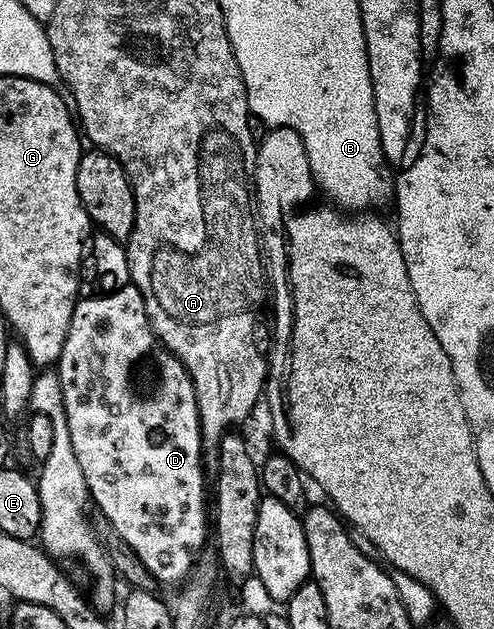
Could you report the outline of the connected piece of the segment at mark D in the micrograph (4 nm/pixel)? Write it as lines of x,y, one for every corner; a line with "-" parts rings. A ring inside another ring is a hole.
133,284
124,285
119,291
105,293
101,297
82,296
78,300
71,315
71,327
67,331
67,339
63,343
63,351
61,358
57,360
55,372
62,385
63,407
67,411
67,431
71,431
71,447
75,447
75,459
79,459
79,467
83,467
83,479
87,479
89,496
96,512
98,509
109,520
110,527
121,536
122,543
141,560
142,567
155,580
162,581
165,585
174,584
173,586
184,582
185,578
193,572
193,566
201,556
202,549
206,548
207,534
211,529
211,517
207,512
207,481
205,485
205,473
201,470
203,442
199,411
193,384
183,363
179,363
177,357
159,347
153,329
149,326
143,295

